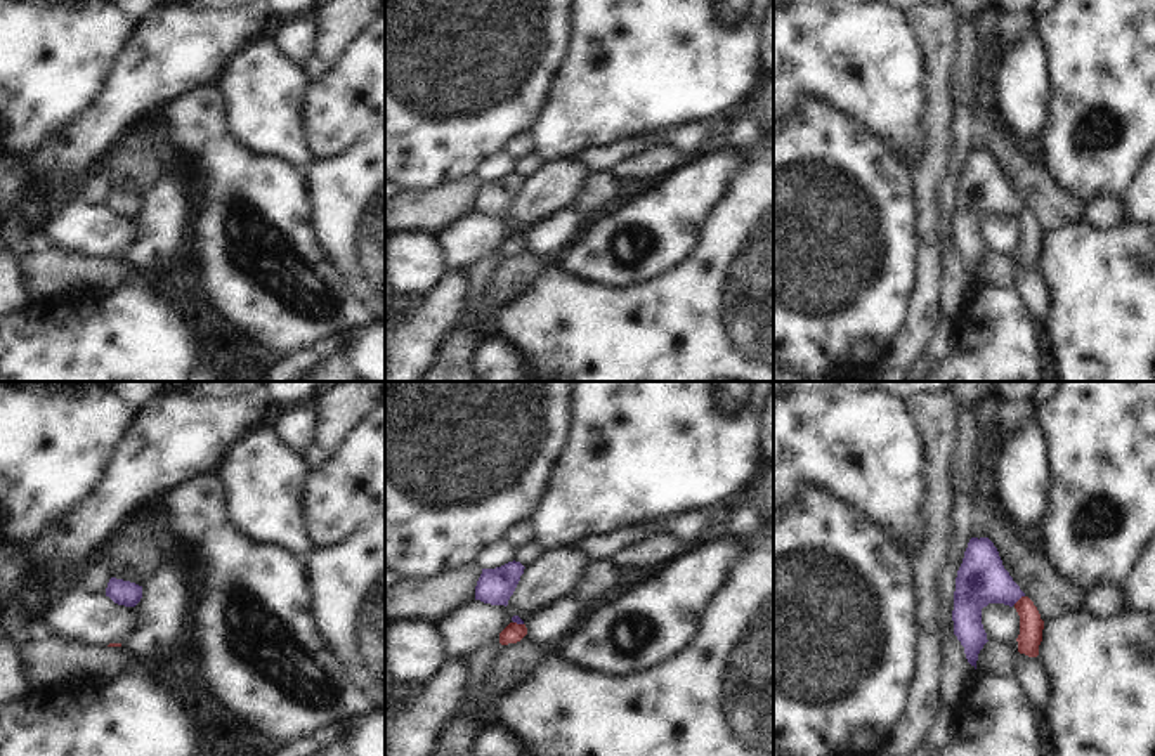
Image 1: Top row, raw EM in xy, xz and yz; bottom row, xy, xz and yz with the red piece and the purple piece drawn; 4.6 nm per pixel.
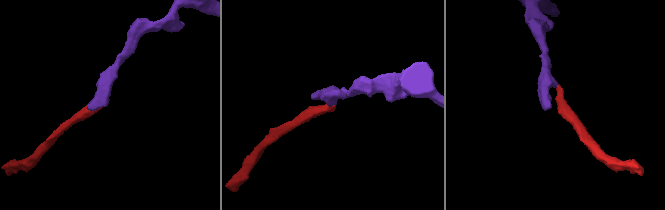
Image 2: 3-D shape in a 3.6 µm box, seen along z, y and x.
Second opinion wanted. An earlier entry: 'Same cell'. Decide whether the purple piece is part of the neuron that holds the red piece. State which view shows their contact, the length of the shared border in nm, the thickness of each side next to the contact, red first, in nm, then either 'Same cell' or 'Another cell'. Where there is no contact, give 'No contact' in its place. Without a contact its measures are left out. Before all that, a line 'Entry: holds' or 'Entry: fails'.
Entry: holds
Touches red in yz. Shared border 70 nm. Thickness 110 nm (red) against 240 nm. Same cell.

